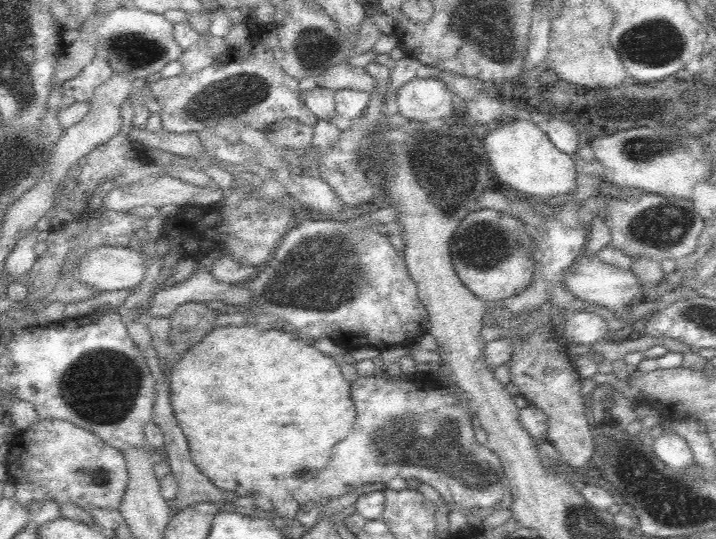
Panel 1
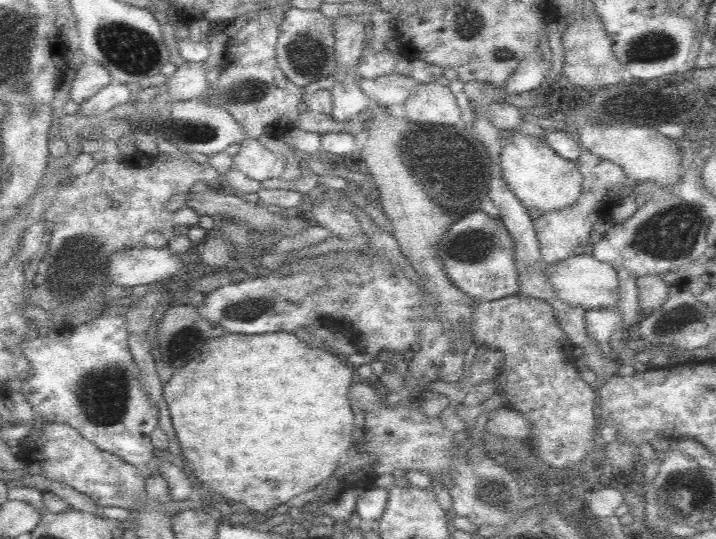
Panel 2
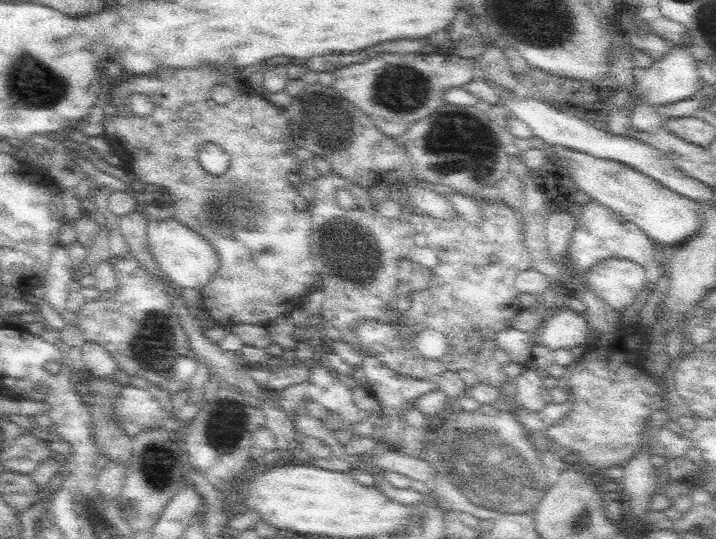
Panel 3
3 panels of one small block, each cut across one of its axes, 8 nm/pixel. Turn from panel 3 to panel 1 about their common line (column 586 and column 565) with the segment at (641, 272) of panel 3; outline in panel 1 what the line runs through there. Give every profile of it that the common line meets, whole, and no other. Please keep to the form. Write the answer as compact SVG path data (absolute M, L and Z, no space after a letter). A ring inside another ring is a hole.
M599 254L586 255L573 262L570 270L563 280L575 298L580 298L586 304L598 304L611 309L618 317L623 319L625 311L630 307L630 302L638 293L646 293L643 282L630 270L618 266L612 266L600 259Z

